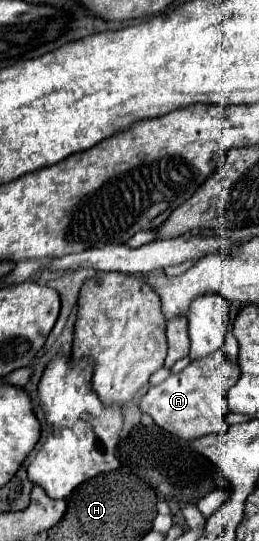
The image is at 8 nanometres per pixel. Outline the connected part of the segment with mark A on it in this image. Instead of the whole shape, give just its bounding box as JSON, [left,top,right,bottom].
[140,350,238,442]

